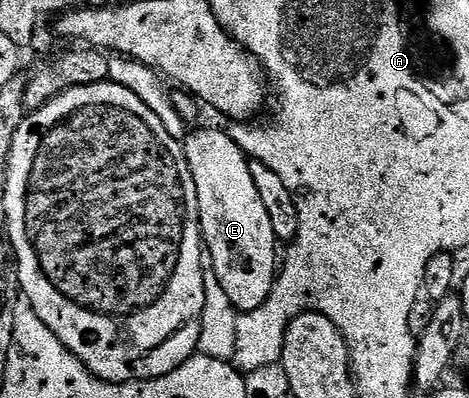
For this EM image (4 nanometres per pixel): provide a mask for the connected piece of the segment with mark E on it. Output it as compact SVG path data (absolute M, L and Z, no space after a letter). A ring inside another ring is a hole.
M219 129L191 133L186 138L185 148L188 167L197 187L199 227L209 260L236 310L251 313L269 299L277 276L277 238L273 223L269 223L269 211L265 211L265 203L261 203L257 183L251 174L251 161L243 149L237 147L232 134Z

